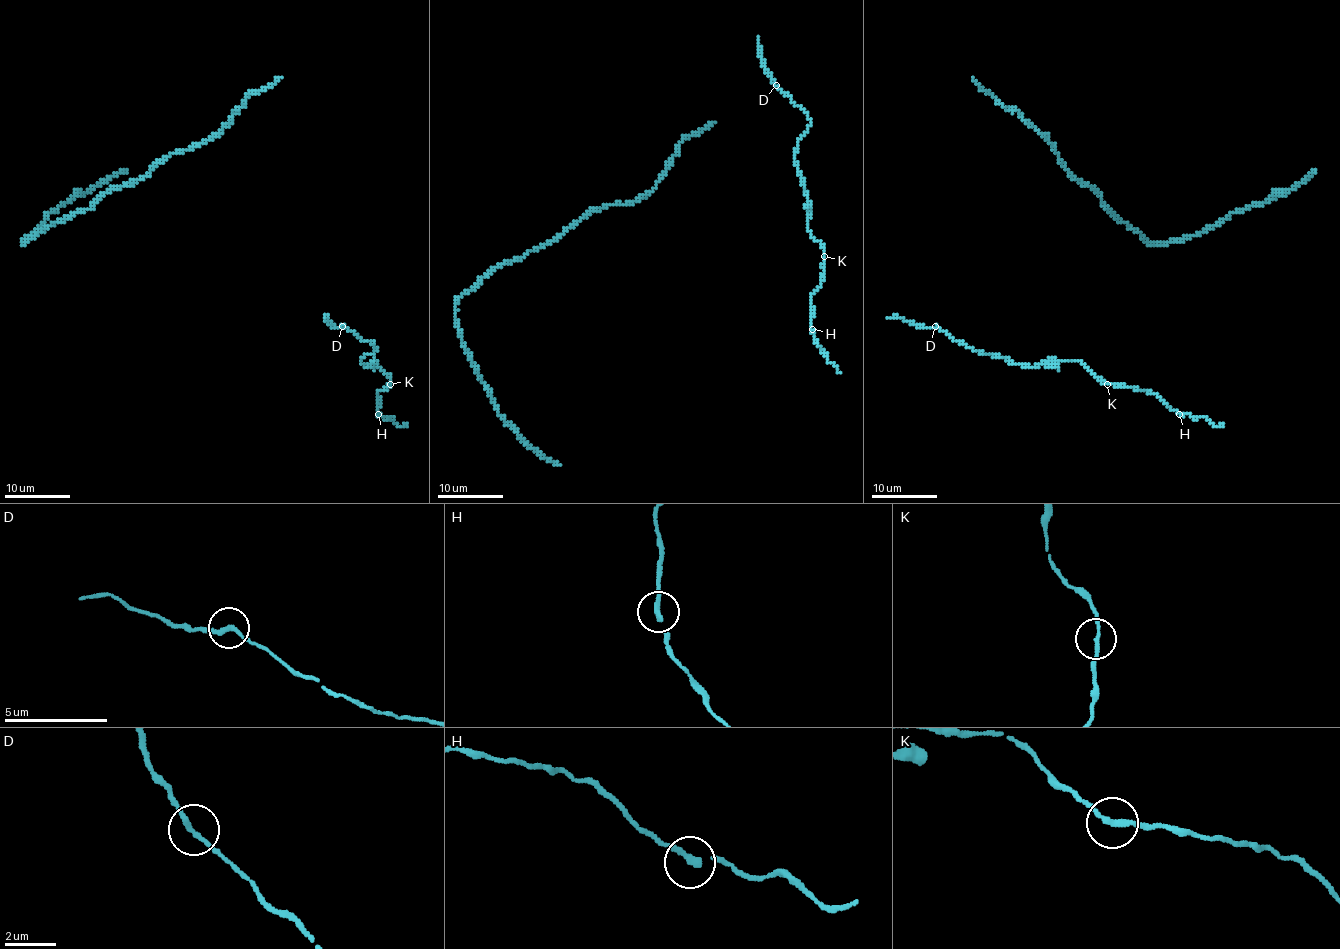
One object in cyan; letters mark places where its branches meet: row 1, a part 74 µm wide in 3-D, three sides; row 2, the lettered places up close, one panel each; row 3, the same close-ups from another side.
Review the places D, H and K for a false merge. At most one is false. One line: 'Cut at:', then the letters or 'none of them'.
Cut at: none of them

